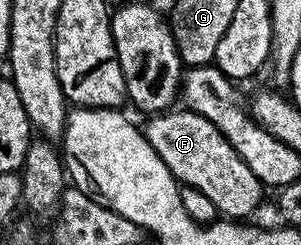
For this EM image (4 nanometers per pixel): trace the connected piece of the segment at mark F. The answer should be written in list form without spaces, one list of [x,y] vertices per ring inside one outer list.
[[[186,107],[156,113],[146,118],[147,142],[161,155],[161,163],[169,169],[180,185],[197,187],[213,202],[216,214],[227,219],[247,219],[263,201],[265,186],[249,171],[245,159],[233,151],[229,139],[201,115]]]

